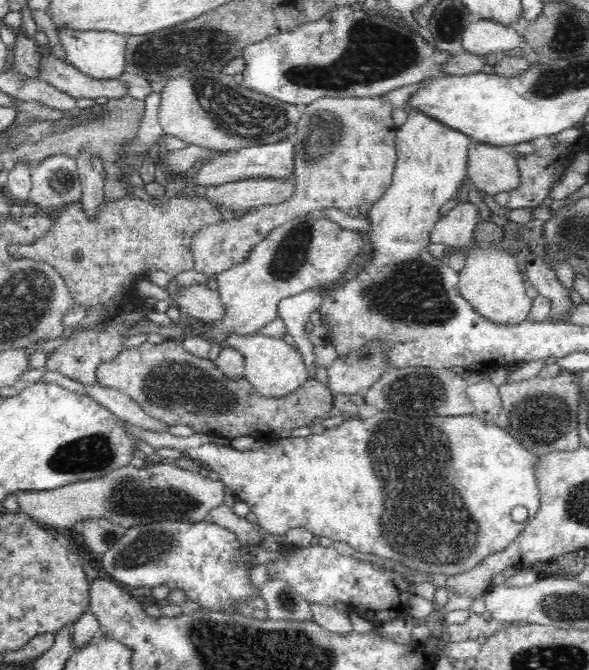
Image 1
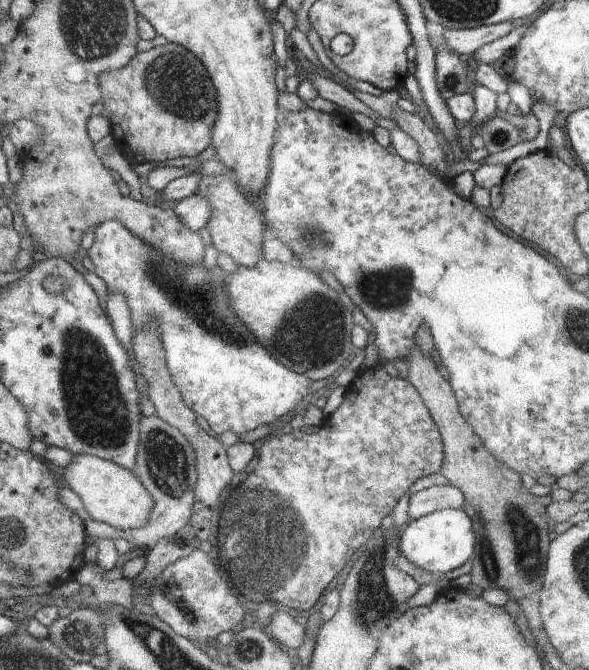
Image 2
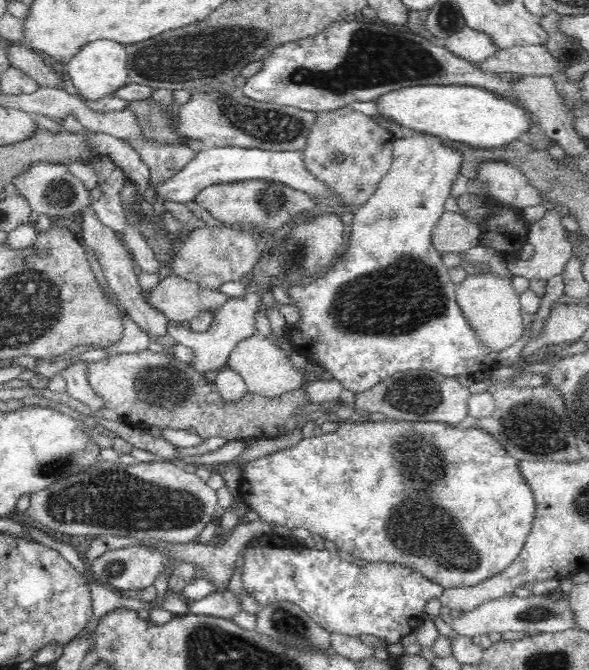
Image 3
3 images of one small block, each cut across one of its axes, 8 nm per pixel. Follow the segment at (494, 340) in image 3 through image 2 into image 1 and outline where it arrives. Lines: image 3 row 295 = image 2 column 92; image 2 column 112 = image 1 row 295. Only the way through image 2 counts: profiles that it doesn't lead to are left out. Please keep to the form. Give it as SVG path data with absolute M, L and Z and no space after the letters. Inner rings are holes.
M507 244L471 246L464 268L457 275L460 295L478 311L479 315L502 325L526 321L533 300L526 295L528 283L520 273L516 256L509 254Z

